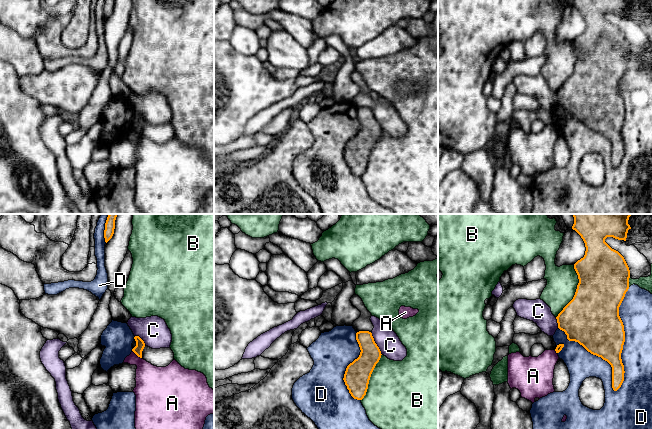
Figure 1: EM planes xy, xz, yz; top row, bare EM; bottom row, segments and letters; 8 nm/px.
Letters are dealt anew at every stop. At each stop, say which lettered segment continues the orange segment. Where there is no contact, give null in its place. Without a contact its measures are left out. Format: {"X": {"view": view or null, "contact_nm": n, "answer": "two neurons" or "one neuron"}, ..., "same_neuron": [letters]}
{"A": {"view": "xy", "contact_nm": 100, "answer": "two neurons"}, "B": {"view": "yz", "contact_nm": 460, "answer": "two neurons"}, "C": {"view": "xz", "contact_nm": 200, "answer": "two neurons"}, "D": {"view": "yz", "contact_nm": 850, "answer": "two neurons"}, "same_neuron": []}

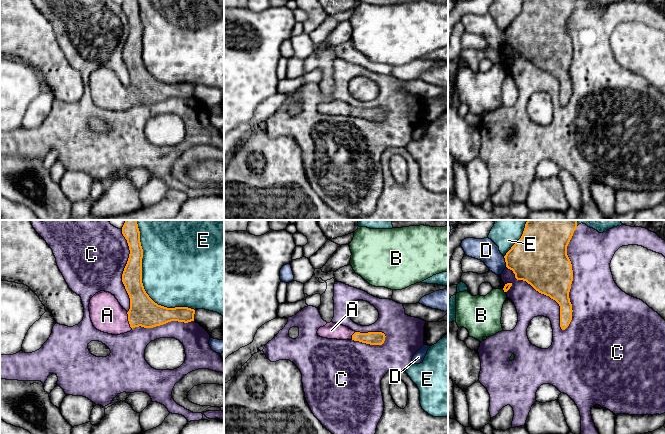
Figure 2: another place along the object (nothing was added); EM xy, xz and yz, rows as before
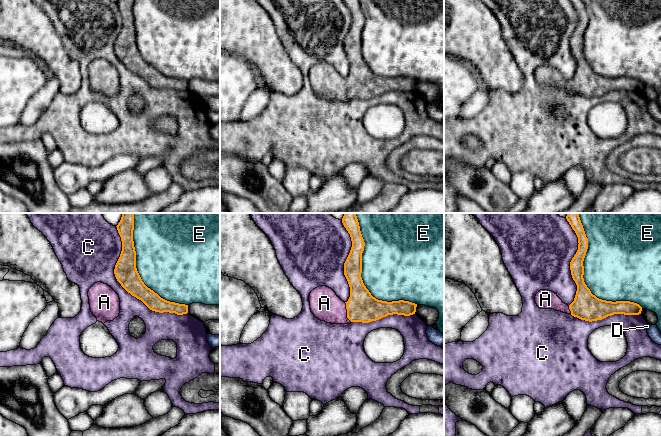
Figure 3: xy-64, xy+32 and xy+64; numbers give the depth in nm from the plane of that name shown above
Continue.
{"A": {"view": "xy", "contact_nm": 140, "answer": "one neuron"}, "B": {"view": "yz", "contact_nm": 40, "answer": "two neurons"}, "C": {"view": "yz", "contact_nm": 850, "answer": "two neurons"}, "D": {"view": "yz", "contact_nm": 90, "answer": "two neurons"}, "E": {"view": "xy", "contact_nm": 850, "answer": "two neurons"}, "same_neuron": ["A"]}

